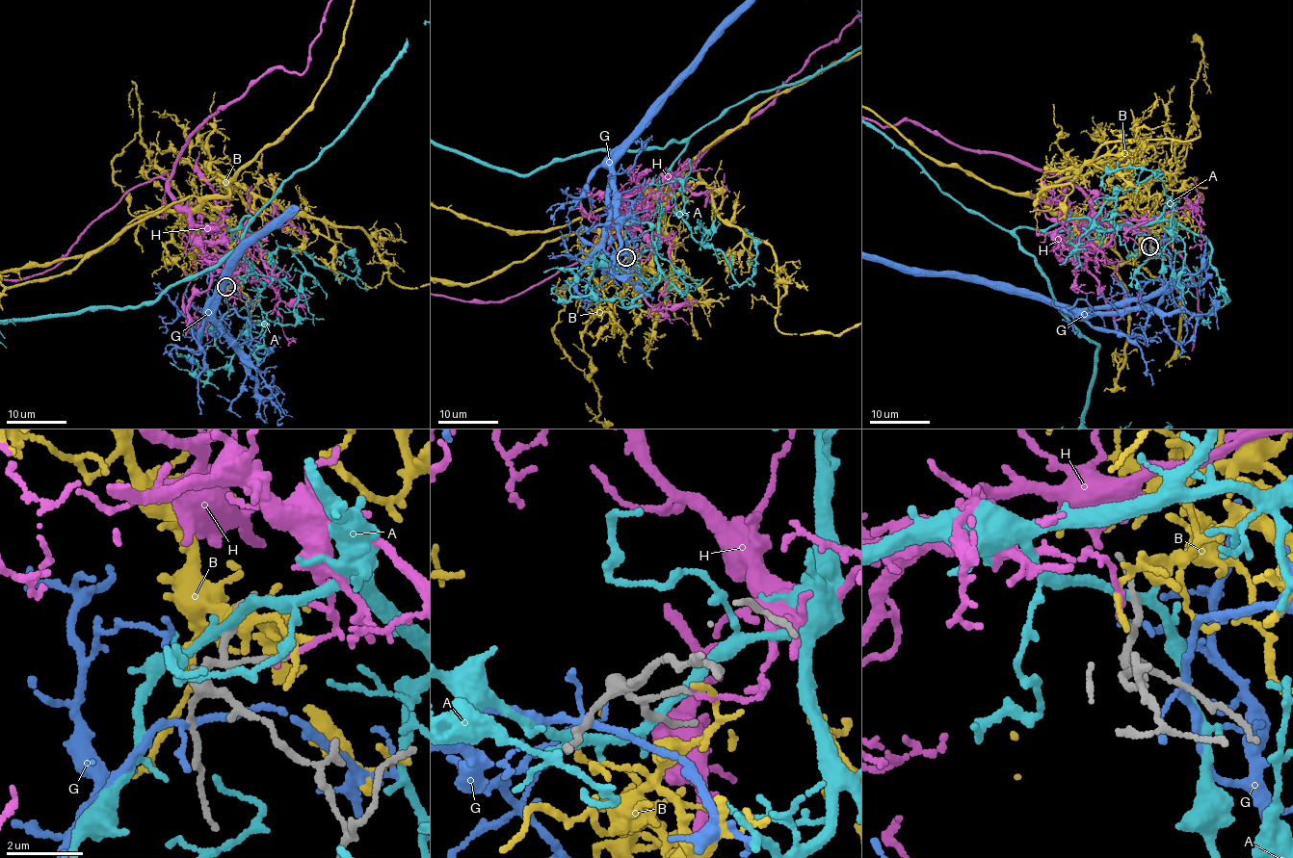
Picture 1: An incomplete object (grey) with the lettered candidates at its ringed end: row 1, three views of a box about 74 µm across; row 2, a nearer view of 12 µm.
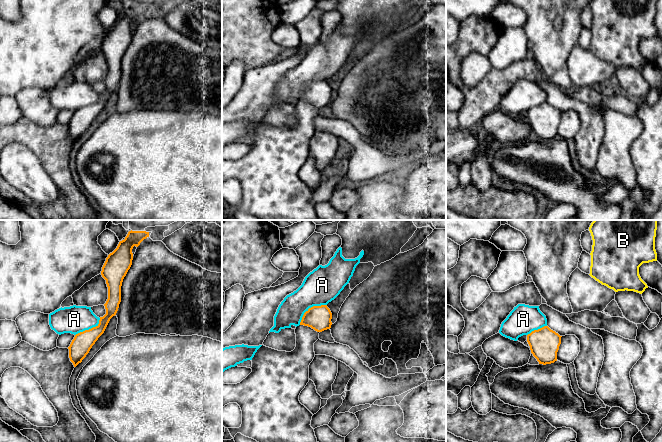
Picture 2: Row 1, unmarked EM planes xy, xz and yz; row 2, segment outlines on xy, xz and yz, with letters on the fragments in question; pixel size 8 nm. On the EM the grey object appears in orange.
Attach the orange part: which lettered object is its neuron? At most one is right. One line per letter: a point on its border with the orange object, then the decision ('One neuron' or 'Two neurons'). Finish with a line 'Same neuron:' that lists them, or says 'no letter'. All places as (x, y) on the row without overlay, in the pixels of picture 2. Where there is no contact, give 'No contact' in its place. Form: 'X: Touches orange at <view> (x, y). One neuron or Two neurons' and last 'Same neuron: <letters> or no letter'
A: Touches orange at xz (309, 84). Two neurons
B: No contact. Two neurons
G: No contact. Two neurons
H: No contact. Two neurons
Same neuron: no letter

